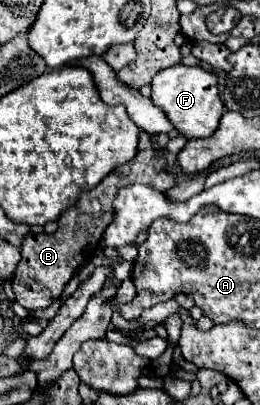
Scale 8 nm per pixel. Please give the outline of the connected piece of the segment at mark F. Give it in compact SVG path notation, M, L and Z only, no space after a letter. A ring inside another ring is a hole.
M172 66L162 70L152 78L152 102L162 108L172 122L172 126L184 138L208 138L216 132L218 122L224 112L222 98L218 94L216 74L200 68L200 66Z

